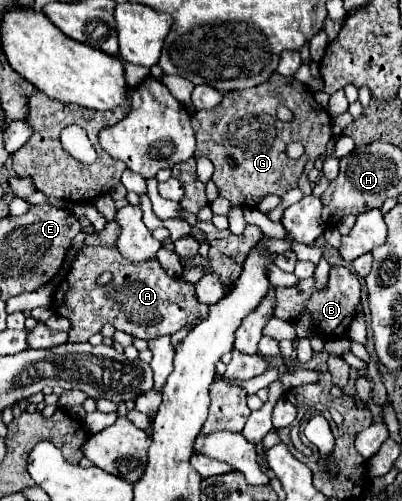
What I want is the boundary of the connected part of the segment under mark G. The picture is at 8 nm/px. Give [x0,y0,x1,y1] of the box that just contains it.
[192,73,332,207]

